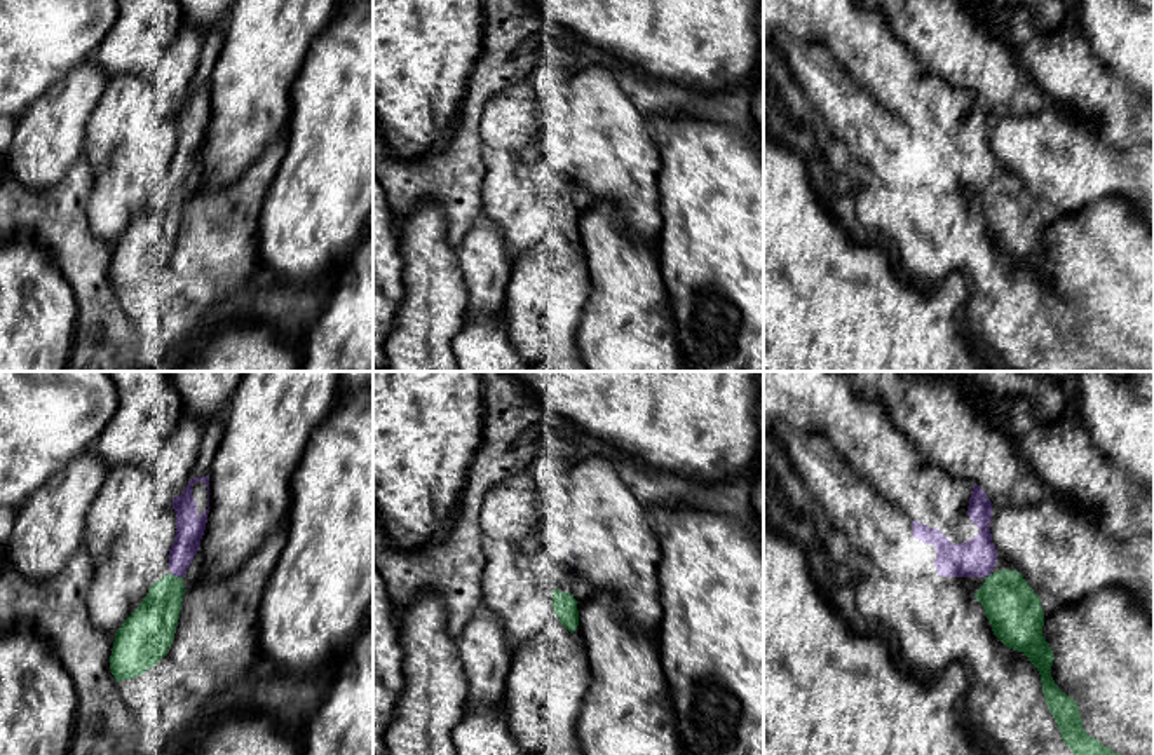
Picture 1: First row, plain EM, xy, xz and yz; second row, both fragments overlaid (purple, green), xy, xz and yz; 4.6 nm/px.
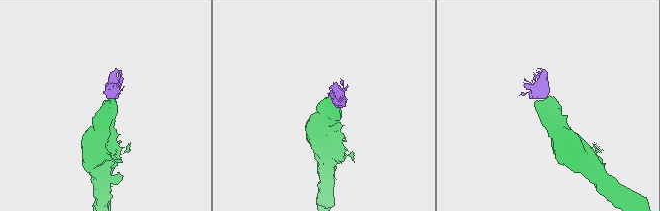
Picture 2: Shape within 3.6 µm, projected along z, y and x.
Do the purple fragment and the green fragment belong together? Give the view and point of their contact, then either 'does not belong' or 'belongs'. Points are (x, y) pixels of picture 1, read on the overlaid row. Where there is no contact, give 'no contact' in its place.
xy (176, 576) | belongs

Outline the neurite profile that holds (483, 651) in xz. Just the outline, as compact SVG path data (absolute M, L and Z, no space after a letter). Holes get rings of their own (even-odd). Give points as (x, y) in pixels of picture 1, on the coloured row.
M483 609L457 636L457 657L467 680L467 710L502 704L514 650L500 619Z

